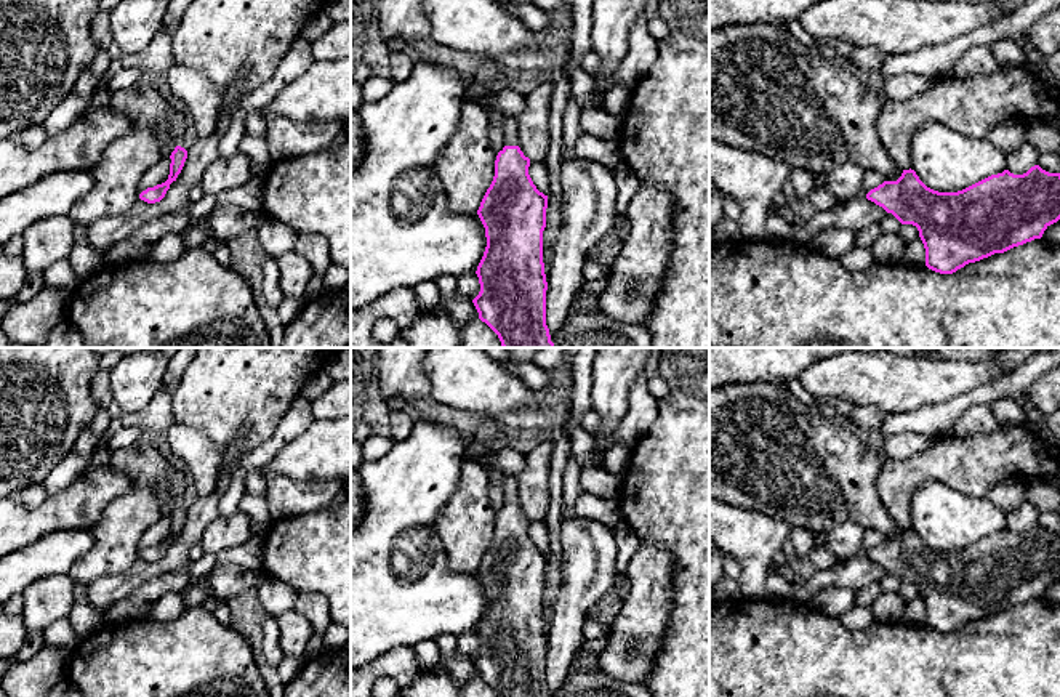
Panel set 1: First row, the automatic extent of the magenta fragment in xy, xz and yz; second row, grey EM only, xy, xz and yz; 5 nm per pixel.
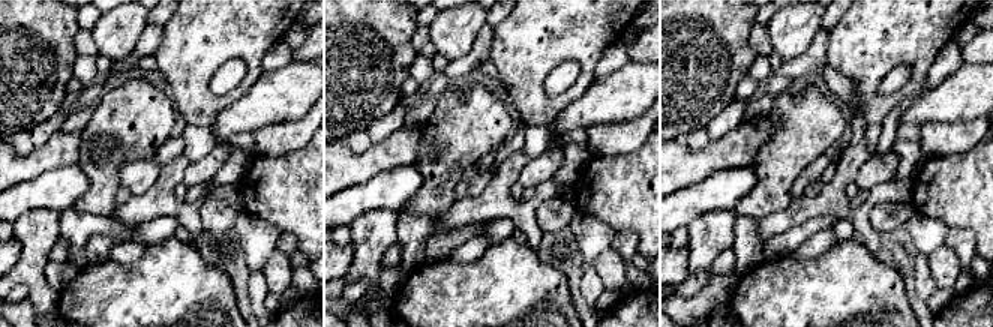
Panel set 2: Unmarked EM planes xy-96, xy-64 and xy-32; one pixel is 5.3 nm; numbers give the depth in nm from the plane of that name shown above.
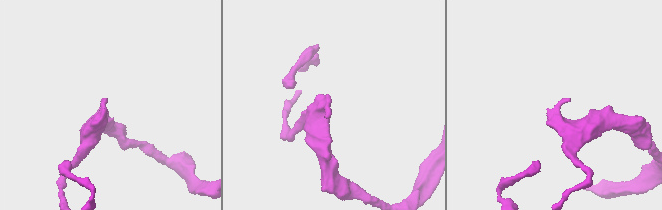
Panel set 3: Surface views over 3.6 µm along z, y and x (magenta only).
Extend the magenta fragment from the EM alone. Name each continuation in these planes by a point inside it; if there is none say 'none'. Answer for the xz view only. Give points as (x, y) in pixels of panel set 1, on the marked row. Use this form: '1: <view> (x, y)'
1: xz (508, 124)

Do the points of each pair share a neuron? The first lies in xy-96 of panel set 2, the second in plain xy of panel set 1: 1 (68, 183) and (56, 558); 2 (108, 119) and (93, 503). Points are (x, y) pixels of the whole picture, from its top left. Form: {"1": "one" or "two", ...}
{"1": "one", "2": "two"}

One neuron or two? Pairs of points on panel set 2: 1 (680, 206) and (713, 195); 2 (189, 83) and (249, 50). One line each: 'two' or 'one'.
1: one
2: one

